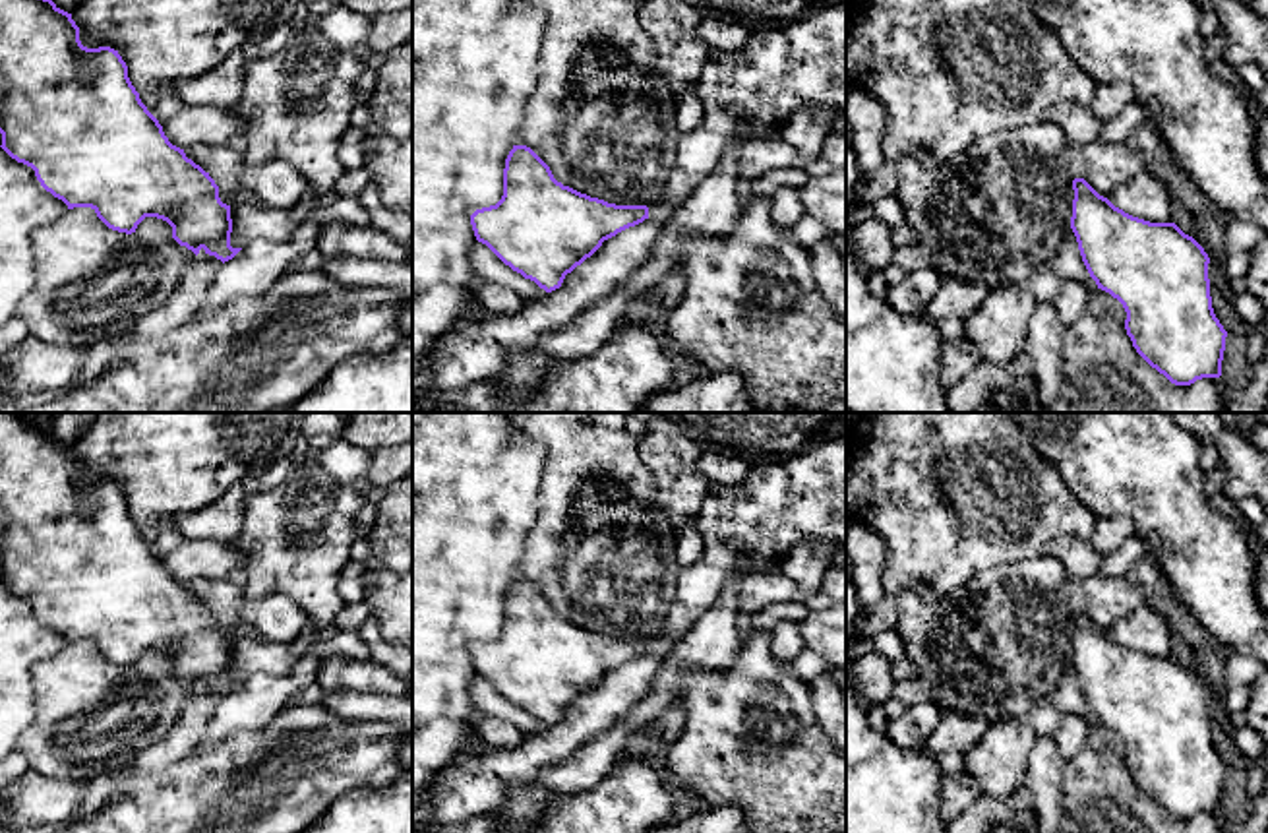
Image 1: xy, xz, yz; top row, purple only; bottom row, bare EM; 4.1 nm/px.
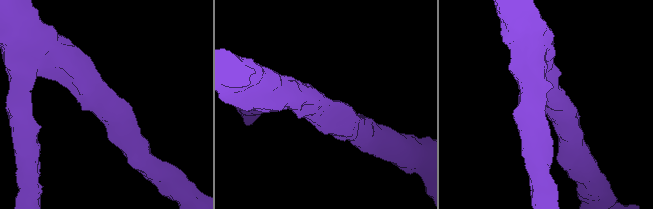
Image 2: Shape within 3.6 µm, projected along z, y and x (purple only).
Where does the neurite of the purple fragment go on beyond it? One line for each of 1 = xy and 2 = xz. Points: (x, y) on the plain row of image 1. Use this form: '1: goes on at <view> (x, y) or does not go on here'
1: does not go on here
2: does not go on here

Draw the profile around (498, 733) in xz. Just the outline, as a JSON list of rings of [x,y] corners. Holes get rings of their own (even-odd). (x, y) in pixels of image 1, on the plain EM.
[[[480,715],[474,723],[474,734],[490,744],[490,748],[517,748],[527,734],[513,723]]]

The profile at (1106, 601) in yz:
[[[1129,575],[1069,579],[1067,591],[1072,610],[1084,612],[1103,632],[1144,604],[1142,587]]]

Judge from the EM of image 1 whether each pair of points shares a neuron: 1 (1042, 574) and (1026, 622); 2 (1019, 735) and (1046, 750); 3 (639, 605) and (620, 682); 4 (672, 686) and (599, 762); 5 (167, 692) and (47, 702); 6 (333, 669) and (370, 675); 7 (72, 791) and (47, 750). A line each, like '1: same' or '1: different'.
1: same
2: different
3: different
4: same
5: same
6: same
7: different

